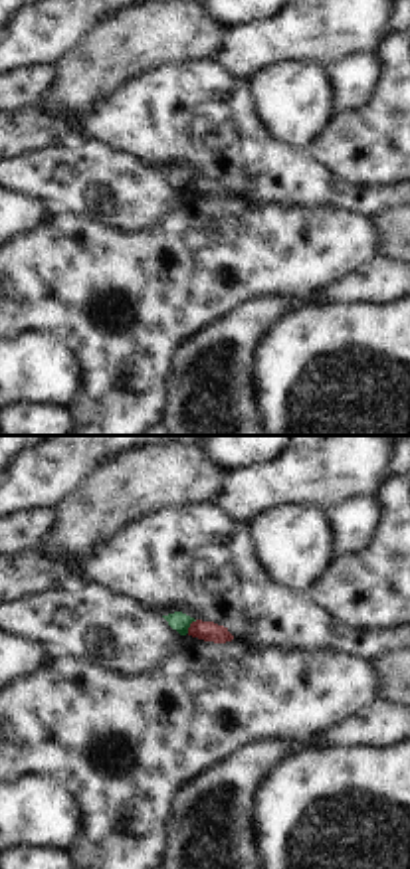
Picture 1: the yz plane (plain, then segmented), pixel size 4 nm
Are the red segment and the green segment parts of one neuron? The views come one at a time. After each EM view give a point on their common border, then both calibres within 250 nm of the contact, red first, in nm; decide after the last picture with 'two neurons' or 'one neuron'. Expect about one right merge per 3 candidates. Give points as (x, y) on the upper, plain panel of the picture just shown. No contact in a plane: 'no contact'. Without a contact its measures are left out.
(191, 183) | 80/80 nm

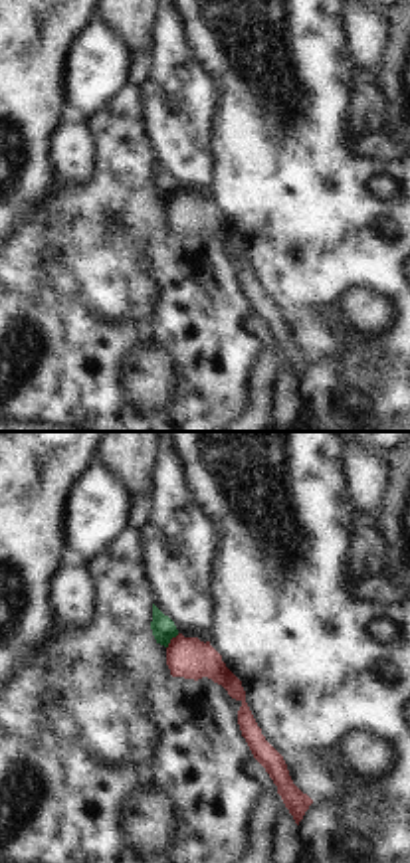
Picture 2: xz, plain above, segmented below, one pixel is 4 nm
(171, 196) | 170/100 nm

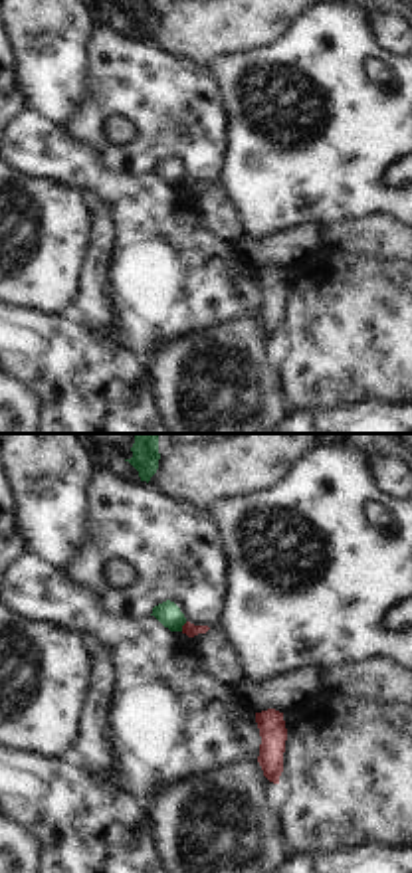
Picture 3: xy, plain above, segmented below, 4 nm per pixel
(183, 183) | 60/100 nm

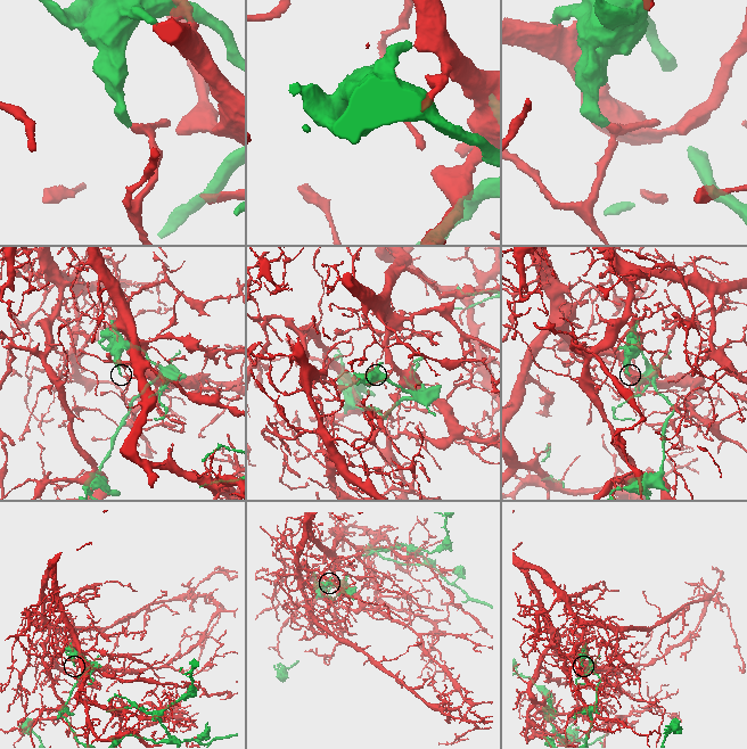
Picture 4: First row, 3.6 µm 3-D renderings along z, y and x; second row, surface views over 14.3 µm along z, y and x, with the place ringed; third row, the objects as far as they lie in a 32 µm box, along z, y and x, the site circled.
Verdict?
two neurons

